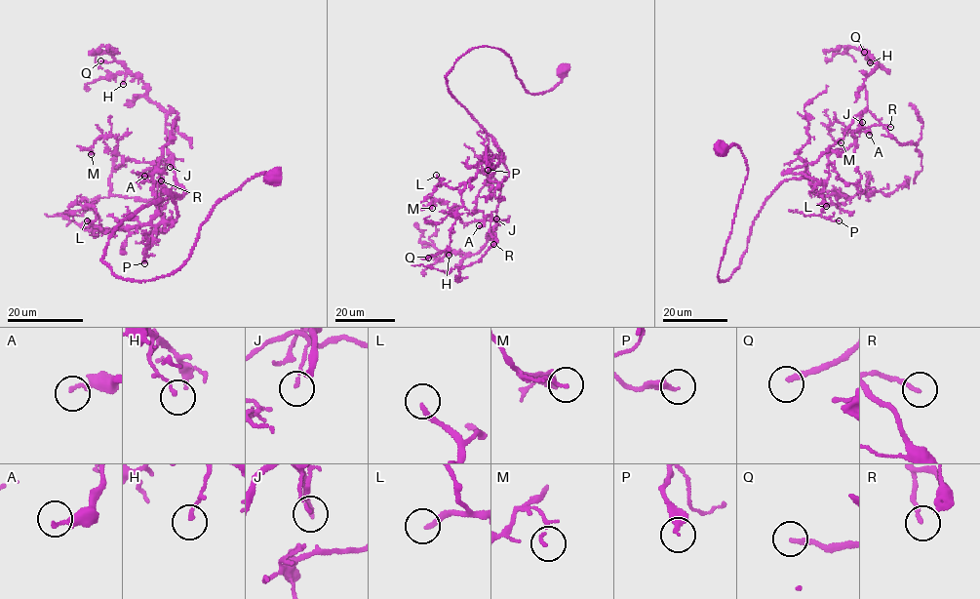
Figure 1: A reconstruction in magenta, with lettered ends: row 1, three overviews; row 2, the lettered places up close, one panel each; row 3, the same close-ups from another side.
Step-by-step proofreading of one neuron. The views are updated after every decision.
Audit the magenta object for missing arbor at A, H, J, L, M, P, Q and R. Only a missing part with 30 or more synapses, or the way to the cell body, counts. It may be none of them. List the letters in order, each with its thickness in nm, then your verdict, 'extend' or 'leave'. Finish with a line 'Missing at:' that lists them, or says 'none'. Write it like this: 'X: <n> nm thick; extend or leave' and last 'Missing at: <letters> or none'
A: 150 nm thick; leave
H: 130 nm thick; leave
J: 70 nm thick; leave
L: 200 nm thick; extend
M: 120 nm thick; leave
P: 340 nm thick; leave
Q: 200 nm thick; extend
R: 160 nm thick; leave
Missing at: L, Q

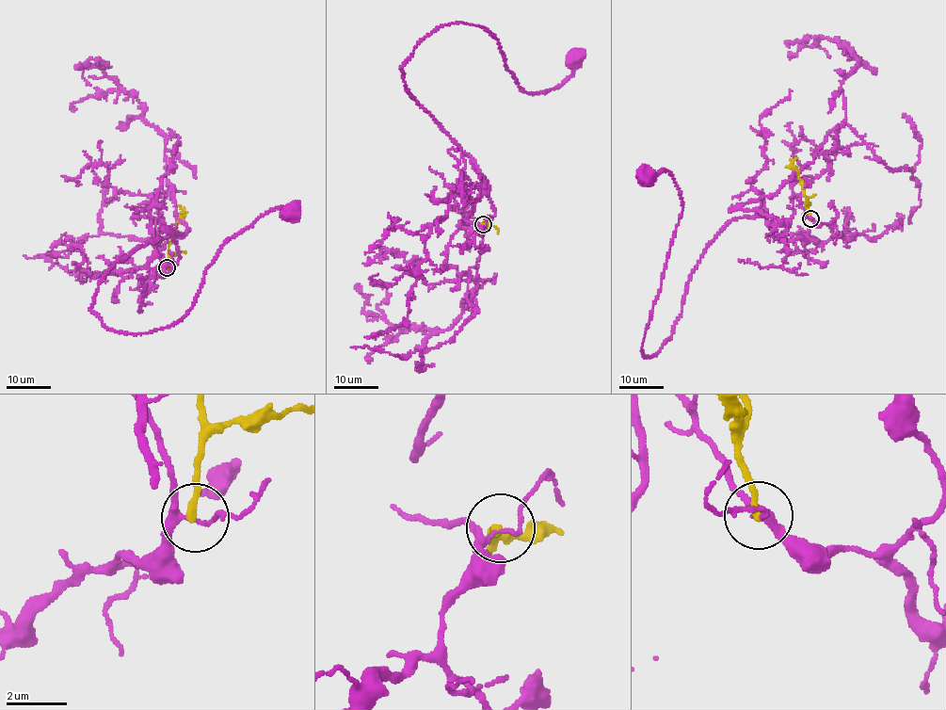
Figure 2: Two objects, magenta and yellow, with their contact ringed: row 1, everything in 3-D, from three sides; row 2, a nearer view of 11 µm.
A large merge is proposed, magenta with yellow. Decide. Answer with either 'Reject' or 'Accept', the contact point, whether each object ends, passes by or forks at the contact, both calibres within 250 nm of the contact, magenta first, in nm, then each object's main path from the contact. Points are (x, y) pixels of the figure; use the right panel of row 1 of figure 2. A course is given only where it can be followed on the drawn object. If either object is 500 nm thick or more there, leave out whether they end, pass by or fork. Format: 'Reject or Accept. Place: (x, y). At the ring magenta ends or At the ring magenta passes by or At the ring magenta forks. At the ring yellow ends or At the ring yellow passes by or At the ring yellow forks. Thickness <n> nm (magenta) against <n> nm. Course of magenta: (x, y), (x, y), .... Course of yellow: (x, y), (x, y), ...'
Reject. Place: (810, 218). At the ring magenta forks. At the ring yellow ends. Thickness 170 nm (magenta) against 240 nm. Course of magenta: (810, 218), (795, 197), (781, 236), (732, 219), (644, 357), (682, 205), (667, 171), (646, 177). Course of yellow: (810, 218), (798, 171), (793, 160), (789, 160)

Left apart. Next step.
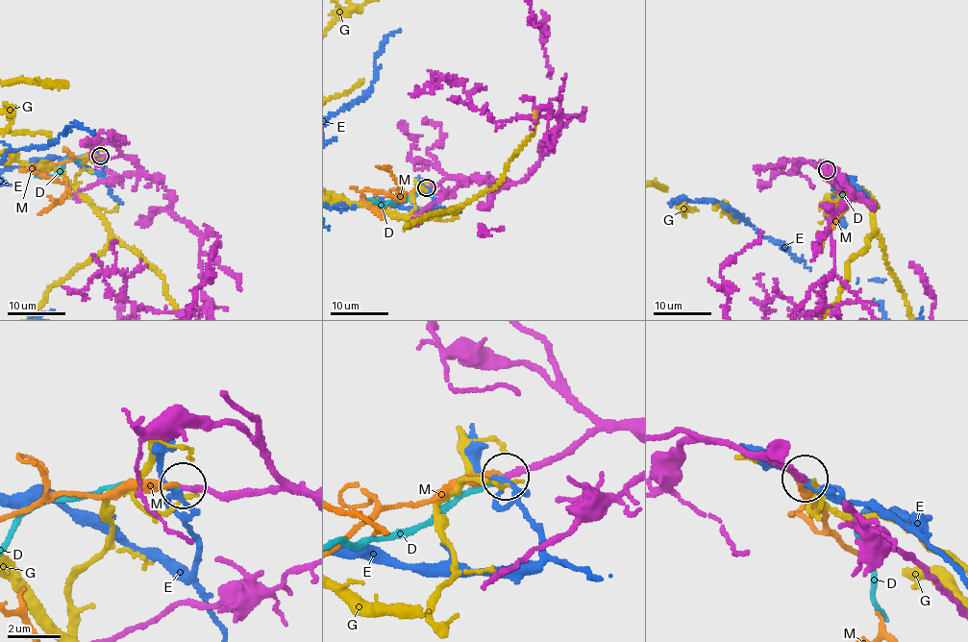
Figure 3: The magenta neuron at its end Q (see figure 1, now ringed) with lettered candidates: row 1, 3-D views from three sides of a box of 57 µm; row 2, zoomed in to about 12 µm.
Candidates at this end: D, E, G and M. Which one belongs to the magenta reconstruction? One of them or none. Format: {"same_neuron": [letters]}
{"same_neuron": ["D"]}

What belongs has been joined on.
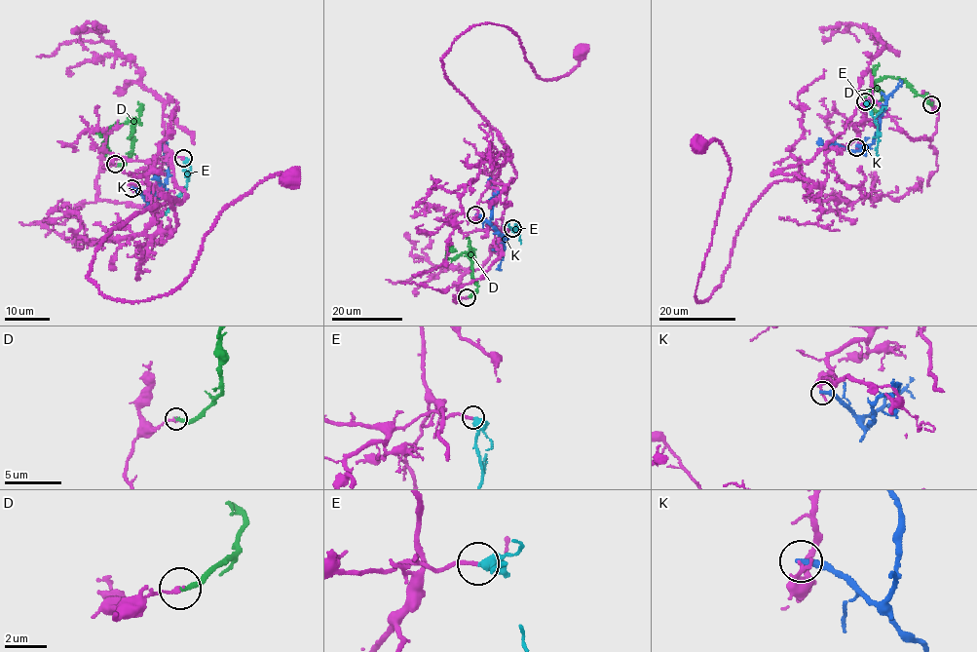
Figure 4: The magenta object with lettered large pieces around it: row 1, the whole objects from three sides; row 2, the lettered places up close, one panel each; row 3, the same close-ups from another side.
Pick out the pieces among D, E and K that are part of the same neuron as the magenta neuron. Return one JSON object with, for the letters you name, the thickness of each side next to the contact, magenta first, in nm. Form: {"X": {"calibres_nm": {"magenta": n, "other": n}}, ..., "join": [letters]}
{"E": {"calibres_nm": {"magenta": 180, "other": 440}}, "join": ["E"]}

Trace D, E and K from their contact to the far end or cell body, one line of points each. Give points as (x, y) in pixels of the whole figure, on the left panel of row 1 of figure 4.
D: (115, 164), (123, 164), (132, 153), (132, 130), (136, 119), (115, 125), (100, 134), (106, 138), (105, 156)
E: (183, 158), (186, 188), (159, 215)
K: (131, 188), (137, 189), (148, 198), (165, 184), (169, 163), (169, 152), (163, 145), (164, 139)

